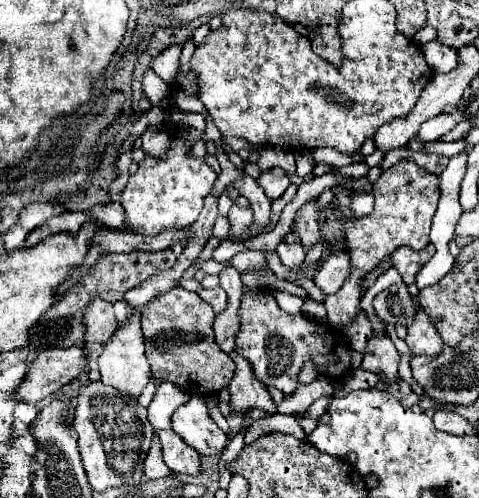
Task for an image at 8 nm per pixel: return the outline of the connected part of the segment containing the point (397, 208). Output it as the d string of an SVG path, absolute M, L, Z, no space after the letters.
M400 160L398 164L394 164L392 168L384 170L380 174L380 178L374 182L372 186L372 194L374 194L374 210L368 216L362 218L354 218L354 214L350 212L350 188L344 186L334 186L334 198L338 202L338 210L340 210L340 218L344 222L344 240L352 258L352 270L350 276L345 280L344 286L332 294L326 296L324 308L328 312L328 322L340 328L346 328L348 324L352 324L360 312L360 298L362 298L362 280L368 272L372 272L382 258L390 256L396 248L400 246L412 246L414 248L424 248L430 240L428 240L428 232L430 232L430 224L438 206L438 198L440 198L440 190L438 190L438 182L440 176L426 172L424 168L420 168L416 162L412 160Z

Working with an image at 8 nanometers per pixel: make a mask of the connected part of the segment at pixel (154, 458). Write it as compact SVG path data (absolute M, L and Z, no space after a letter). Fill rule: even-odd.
M154 436L154 440L152 440L152 446L150 446L148 456L146 456L146 460L144 460L144 474L146 474L150 480L164 478L164 476L170 474L168 466L166 466L164 460L162 460L162 454L160 454L160 442L158 442L156 436Z

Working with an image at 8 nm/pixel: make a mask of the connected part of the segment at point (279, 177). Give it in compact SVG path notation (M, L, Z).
M272 168L272 170L264 172L264 174L260 174L258 184L264 186L264 192L266 192L266 196L270 200L276 200L286 192L286 188L290 184L290 178L282 168Z

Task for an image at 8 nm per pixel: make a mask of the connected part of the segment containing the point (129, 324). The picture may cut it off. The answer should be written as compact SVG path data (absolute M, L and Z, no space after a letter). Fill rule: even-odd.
M128 306L128 320L122 328L118 328L108 344L104 346L104 352L98 356L98 366L102 374L102 384L108 384L116 388L120 394L130 394L132 398L138 398L144 390L144 386L150 382L150 366L144 356L144 336L140 328L140 310Z

